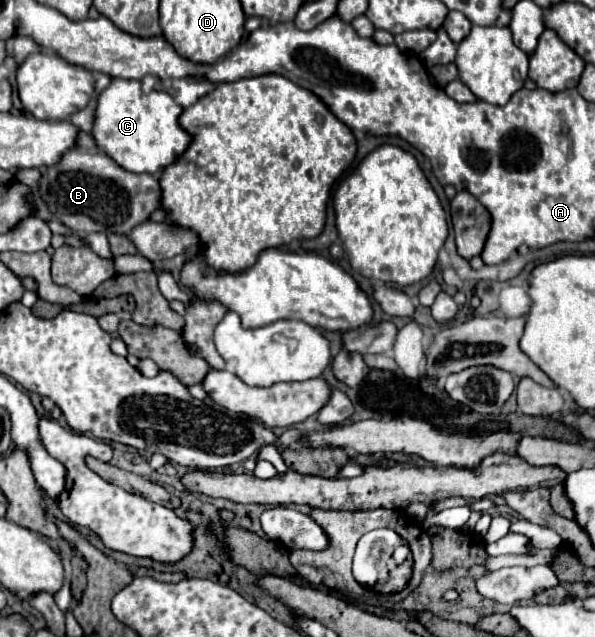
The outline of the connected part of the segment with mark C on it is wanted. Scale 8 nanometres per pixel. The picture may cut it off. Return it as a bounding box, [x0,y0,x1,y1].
[92,78,192,174]

